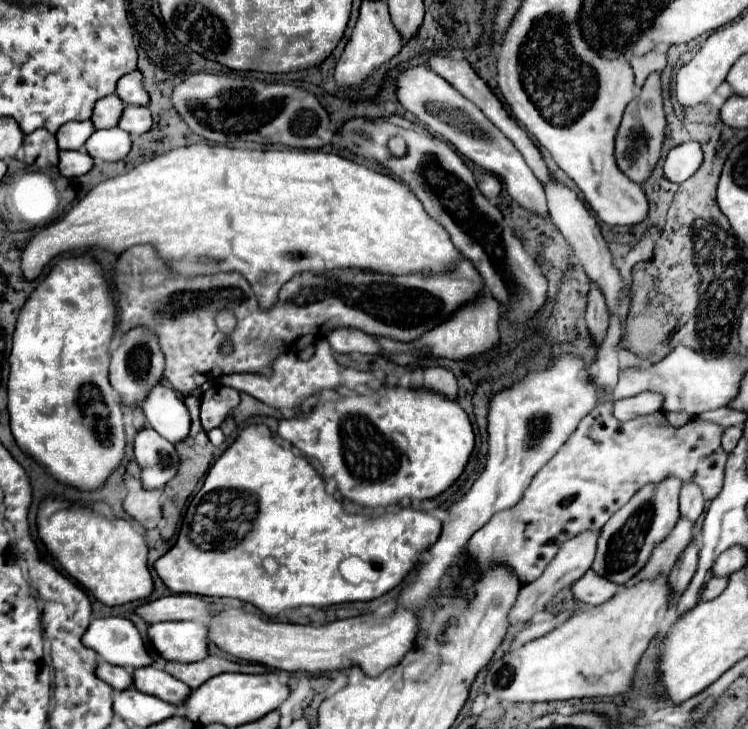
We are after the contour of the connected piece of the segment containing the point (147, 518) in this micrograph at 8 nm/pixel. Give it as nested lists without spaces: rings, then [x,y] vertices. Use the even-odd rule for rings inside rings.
[[[134,462],[126,466],[126,472],[122,476],[122,482],[126,486],[126,498],[124,498],[124,510],[138,520],[146,530],[156,528],[162,520],[162,508],[160,498],[162,492],[146,492],[140,484],[140,478],[134,472]]]

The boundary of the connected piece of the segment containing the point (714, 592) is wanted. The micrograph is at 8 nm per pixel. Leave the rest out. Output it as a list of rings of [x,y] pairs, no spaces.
[[[712,578],[712,580],[706,582],[704,588],[700,590],[700,600],[712,600],[712,598],[716,598],[716,596],[726,588],[726,584],[728,584],[728,578],[724,578],[724,580]]]

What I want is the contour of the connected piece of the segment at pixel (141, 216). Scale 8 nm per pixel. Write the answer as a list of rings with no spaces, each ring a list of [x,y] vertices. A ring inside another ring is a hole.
[[[192,144],[186,148],[176,148],[162,156],[156,156],[156,158],[136,166],[128,174],[110,178],[110,180],[94,186],[68,214],[64,214],[60,220],[46,226],[44,230],[40,230],[28,242],[28,246],[22,252],[22,272],[24,272],[24,278],[34,280],[42,272],[42,268],[60,252],[74,252],[76,248],[100,246],[110,252],[122,254],[126,248],[136,246],[136,244],[154,244],[156,250],[160,252],[160,256],[172,266],[172,270],[182,272],[182,274],[212,274],[212,272],[238,270],[248,278],[248,282],[252,284],[252,288],[256,292],[256,298],[260,300],[260,306],[264,306],[264,308],[272,306],[282,284],[300,272],[332,272],[338,268],[358,268],[364,272],[380,272],[380,274],[396,274],[398,276],[398,274],[414,274],[414,272],[424,272],[424,270],[426,272],[450,272],[456,266],[456,262],[460,260],[460,252],[450,242],[448,232],[444,232],[444,228],[440,224],[436,224],[436,220],[432,220],[424,212],[420,200],[408,190],[408,186],[394,180],[392,176],[374,172],[362,164],[356,164],[352,160],[338,156],[338,154],[330,154],[330,152],[322,152],[322,150],[292,150],[290,148],[290,150],[264,150],[262,152],[262,150],[240,150],[240,148],[226,148],[226,146]]]

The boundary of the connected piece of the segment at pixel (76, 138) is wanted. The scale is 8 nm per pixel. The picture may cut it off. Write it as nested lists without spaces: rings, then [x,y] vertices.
[[[82,120],[82,122],[66,122],[58,132],[56,132],[56,140],[58,140],[58,148],[60,150],[80,150],[90,132],[92,132],[92,122],[90,120]]]

